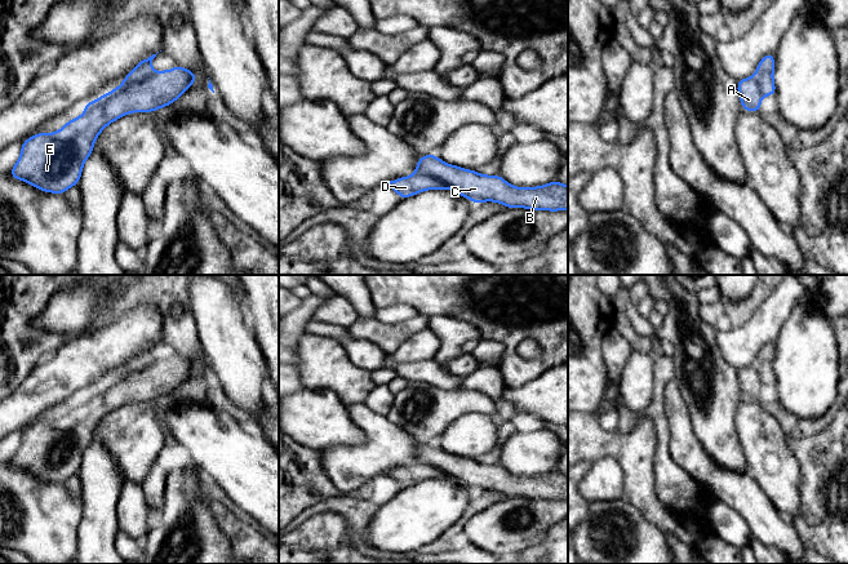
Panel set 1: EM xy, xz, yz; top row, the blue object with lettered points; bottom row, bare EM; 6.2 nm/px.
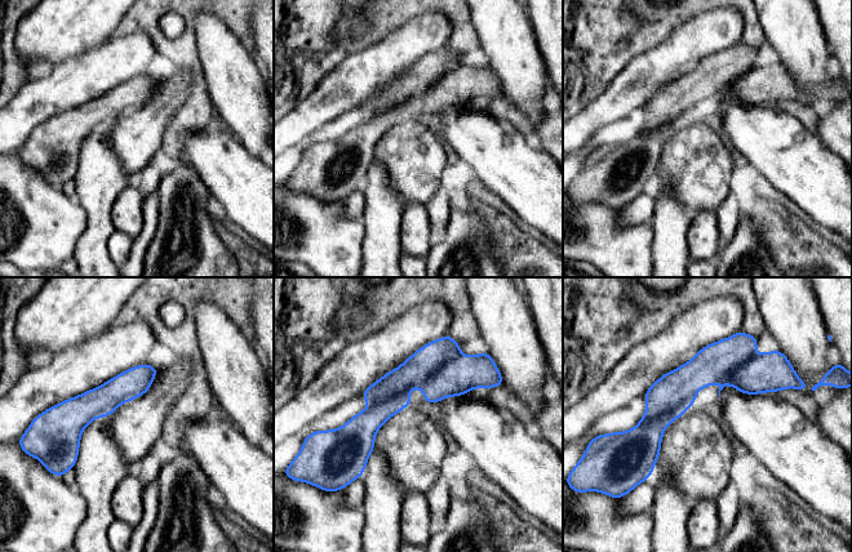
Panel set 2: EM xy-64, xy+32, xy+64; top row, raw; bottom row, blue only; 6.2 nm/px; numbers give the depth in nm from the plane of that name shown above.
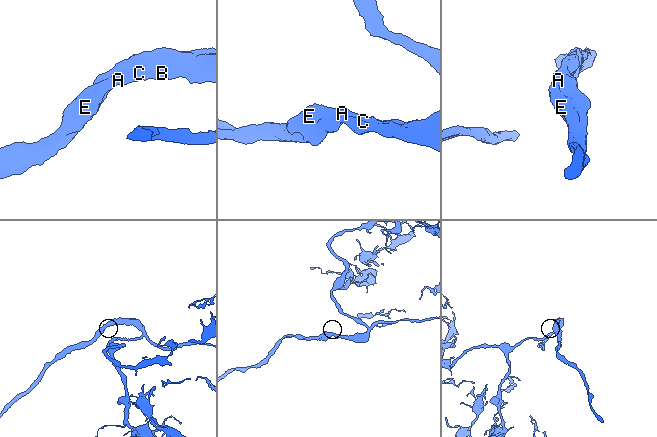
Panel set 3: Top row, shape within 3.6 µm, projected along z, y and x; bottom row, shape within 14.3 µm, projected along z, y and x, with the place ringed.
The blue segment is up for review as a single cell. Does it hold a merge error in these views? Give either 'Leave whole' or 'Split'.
Leave whole

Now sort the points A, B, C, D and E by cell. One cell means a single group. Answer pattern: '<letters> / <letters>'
A B C D E

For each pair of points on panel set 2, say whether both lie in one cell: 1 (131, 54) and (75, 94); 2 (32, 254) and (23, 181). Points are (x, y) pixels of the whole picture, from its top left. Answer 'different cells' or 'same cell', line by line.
1: same cell
2: same cell

